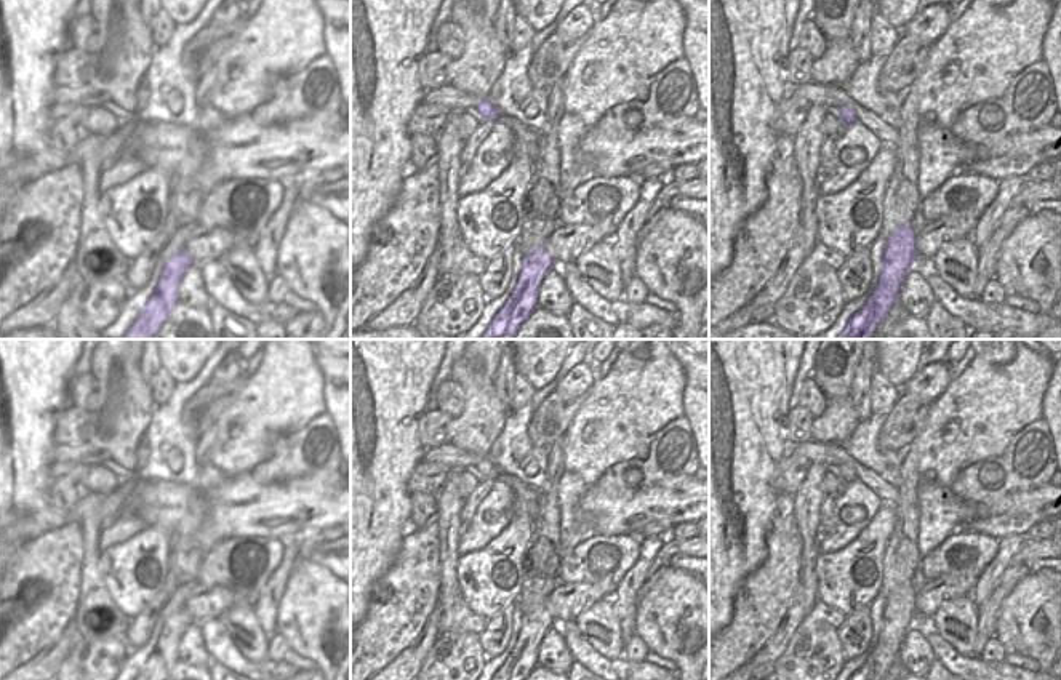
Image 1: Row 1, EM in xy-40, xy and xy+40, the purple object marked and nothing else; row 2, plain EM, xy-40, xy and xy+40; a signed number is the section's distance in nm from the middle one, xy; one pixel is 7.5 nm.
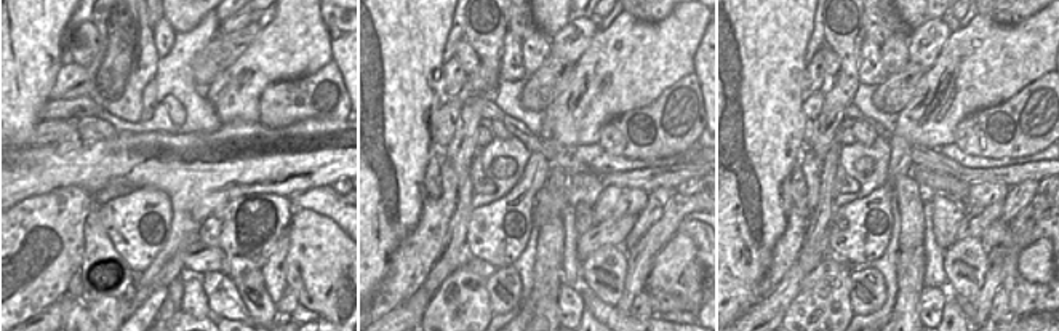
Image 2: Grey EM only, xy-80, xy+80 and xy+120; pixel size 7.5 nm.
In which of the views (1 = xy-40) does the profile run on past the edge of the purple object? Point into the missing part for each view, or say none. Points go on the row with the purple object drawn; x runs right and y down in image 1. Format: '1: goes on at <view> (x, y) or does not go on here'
1: does not go on here

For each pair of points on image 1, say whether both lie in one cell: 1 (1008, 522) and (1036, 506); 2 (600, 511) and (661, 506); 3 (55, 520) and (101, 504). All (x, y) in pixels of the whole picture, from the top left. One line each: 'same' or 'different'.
1: different
2: same
3: same

